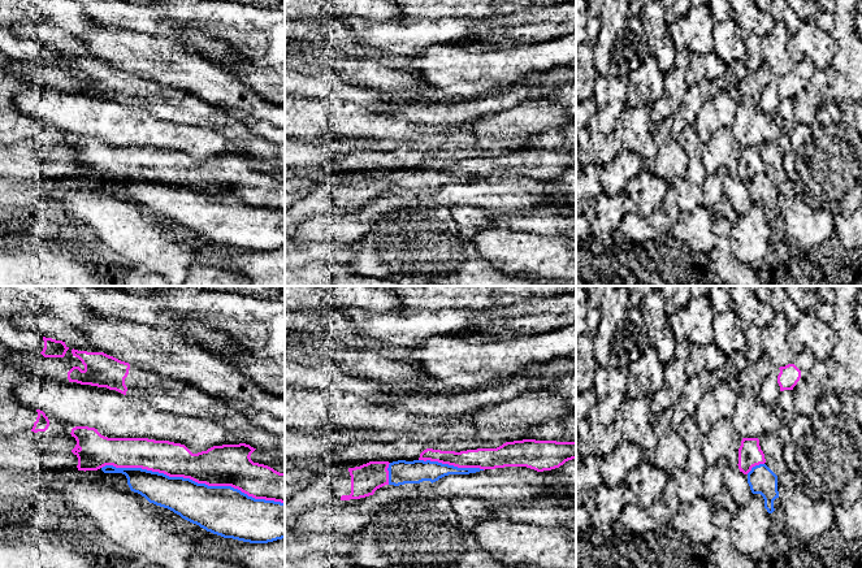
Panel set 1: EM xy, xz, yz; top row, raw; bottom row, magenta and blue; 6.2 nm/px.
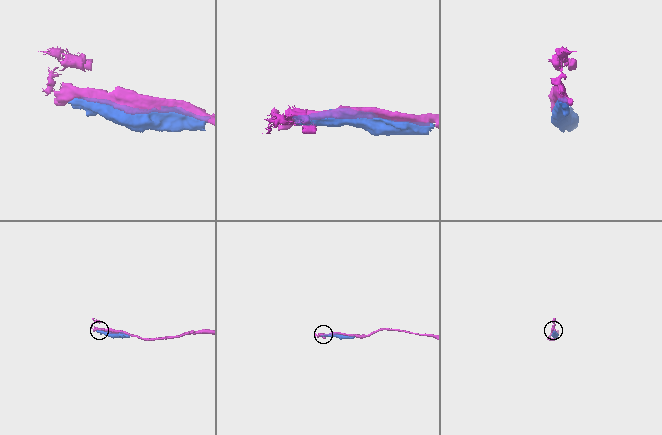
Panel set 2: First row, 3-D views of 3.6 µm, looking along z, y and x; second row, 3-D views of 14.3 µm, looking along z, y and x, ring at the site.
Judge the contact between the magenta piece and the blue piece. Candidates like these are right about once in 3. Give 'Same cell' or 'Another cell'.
Another cell

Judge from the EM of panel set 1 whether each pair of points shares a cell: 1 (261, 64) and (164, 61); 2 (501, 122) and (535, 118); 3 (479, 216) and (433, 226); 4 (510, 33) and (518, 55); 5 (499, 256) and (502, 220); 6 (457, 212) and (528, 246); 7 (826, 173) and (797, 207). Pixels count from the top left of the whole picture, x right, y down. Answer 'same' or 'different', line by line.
1: different
2: same
3: different
4: different
5: different
6: different
7: different

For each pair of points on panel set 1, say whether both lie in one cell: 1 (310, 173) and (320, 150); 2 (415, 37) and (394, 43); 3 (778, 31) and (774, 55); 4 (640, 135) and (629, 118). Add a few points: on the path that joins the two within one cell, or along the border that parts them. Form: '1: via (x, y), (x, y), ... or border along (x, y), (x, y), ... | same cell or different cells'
1: border along (321, 164), (299, 169) | different cells
2: via (410, 39), (399, 42) | same cell
3: via (778, 37), (774, 50) | same cell
4: via (636, 131), (633, 122) | same cell

